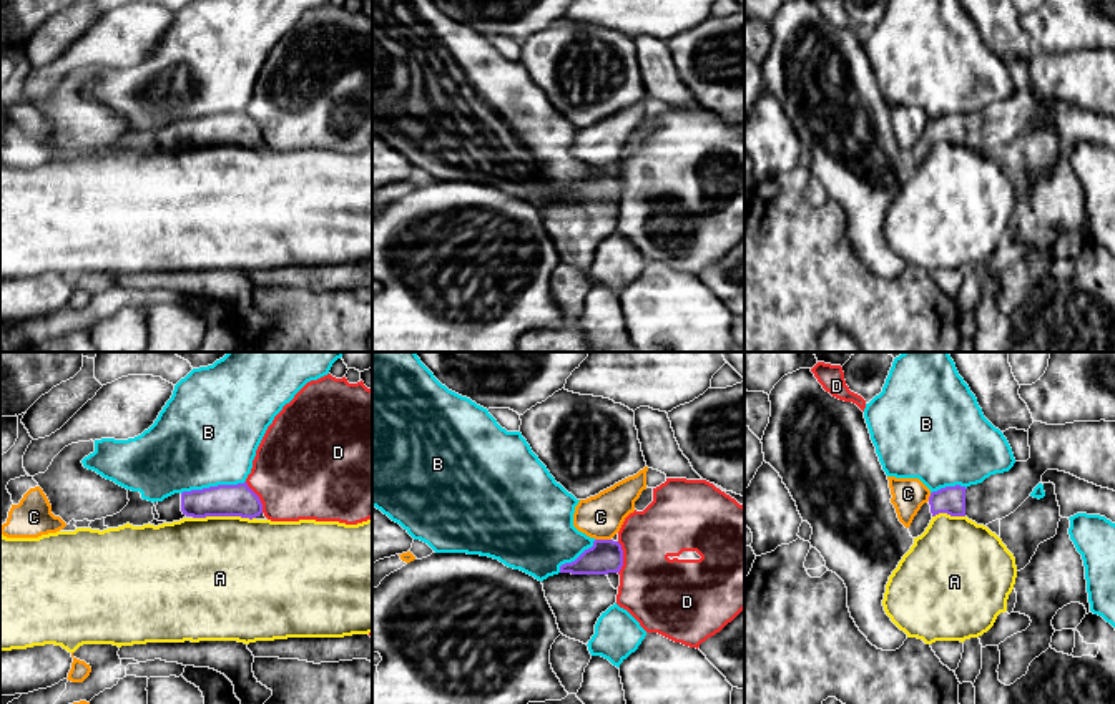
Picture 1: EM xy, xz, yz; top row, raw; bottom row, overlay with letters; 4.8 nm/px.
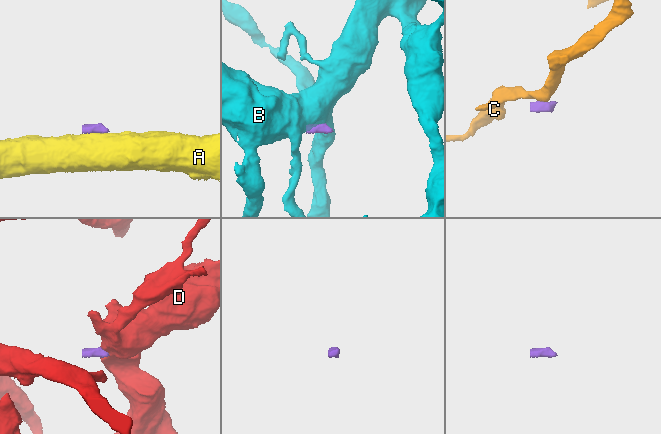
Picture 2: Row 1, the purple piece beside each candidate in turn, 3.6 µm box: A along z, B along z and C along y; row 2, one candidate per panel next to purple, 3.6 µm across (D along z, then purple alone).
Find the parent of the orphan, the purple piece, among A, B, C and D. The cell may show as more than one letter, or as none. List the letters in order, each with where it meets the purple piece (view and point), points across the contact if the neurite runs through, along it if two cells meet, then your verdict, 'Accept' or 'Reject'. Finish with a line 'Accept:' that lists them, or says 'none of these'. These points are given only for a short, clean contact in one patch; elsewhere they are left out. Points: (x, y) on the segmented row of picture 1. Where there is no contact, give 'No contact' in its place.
A: Touches purple at xy (223, 515). Reject
B: Touches purple at xy (213, 487). Boundary: xy (245, 480), (191, 488), (181, 493). Reject
C: Touches purple at xz (604, 540). Boundary: xz (595, 538), (610, 540). Reject
D: Touches purple at xz (622, 558). Boundary: xz (617, 542), (622, 550), (622, 568), (618, 573). Reject
Accept: none of these

